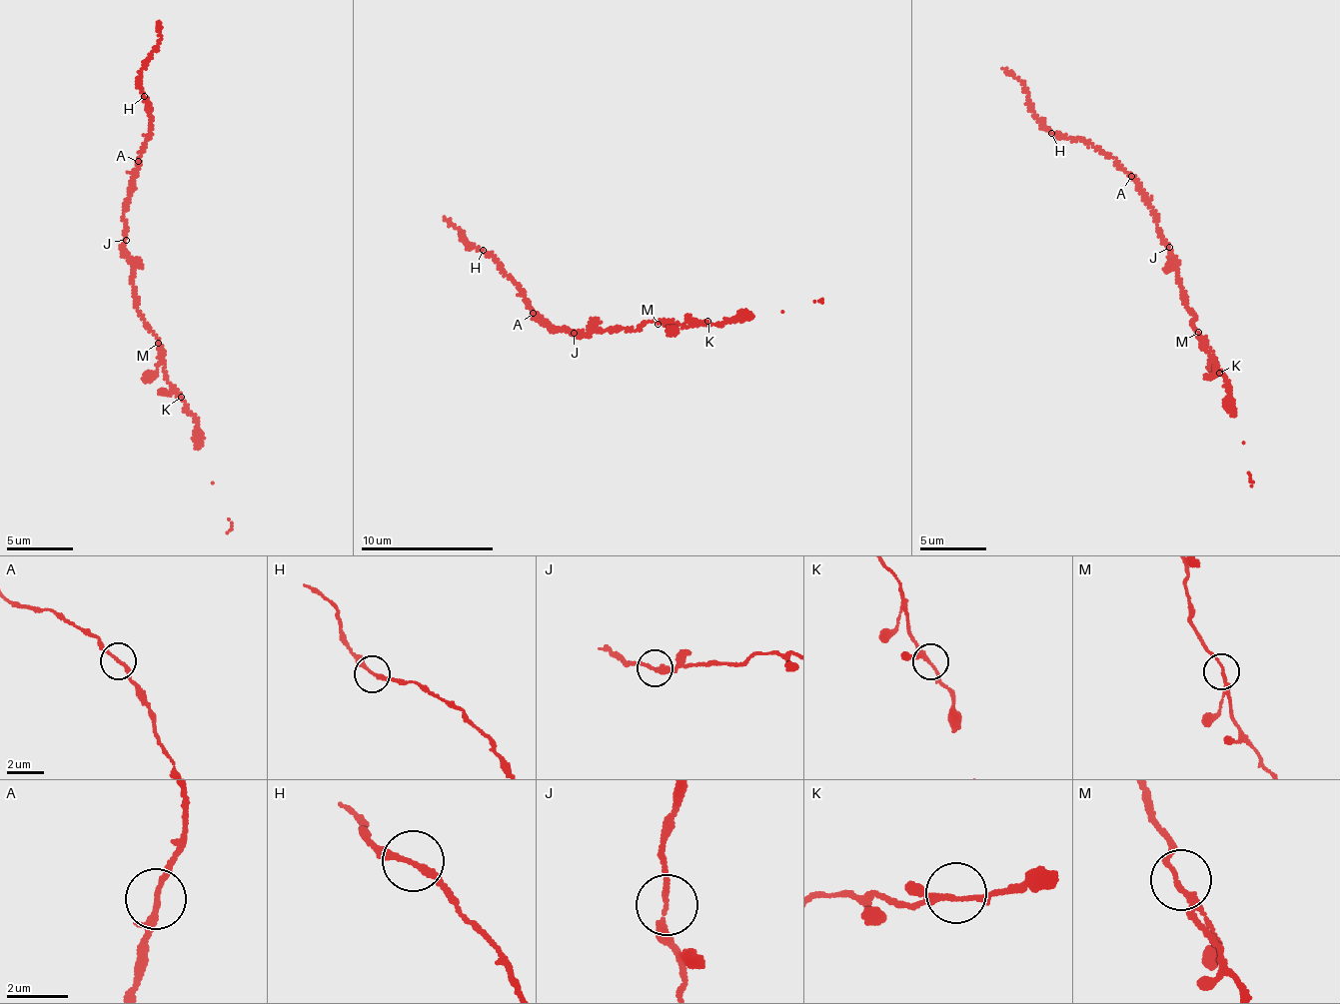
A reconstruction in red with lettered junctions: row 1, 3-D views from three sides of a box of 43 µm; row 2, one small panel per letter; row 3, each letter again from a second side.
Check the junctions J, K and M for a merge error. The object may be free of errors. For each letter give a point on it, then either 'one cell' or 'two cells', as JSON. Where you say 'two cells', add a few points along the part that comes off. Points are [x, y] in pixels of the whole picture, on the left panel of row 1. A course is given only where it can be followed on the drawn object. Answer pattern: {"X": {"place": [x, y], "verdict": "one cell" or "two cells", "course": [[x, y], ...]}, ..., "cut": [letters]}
{"J": {"place": [126, 240], "verdict": "one cell"}, "K": {"place": [181, 397], "verdict": "one cell"}, "M": {"place": [158, 343], "verdict": "one cell"}, "cut": []}

